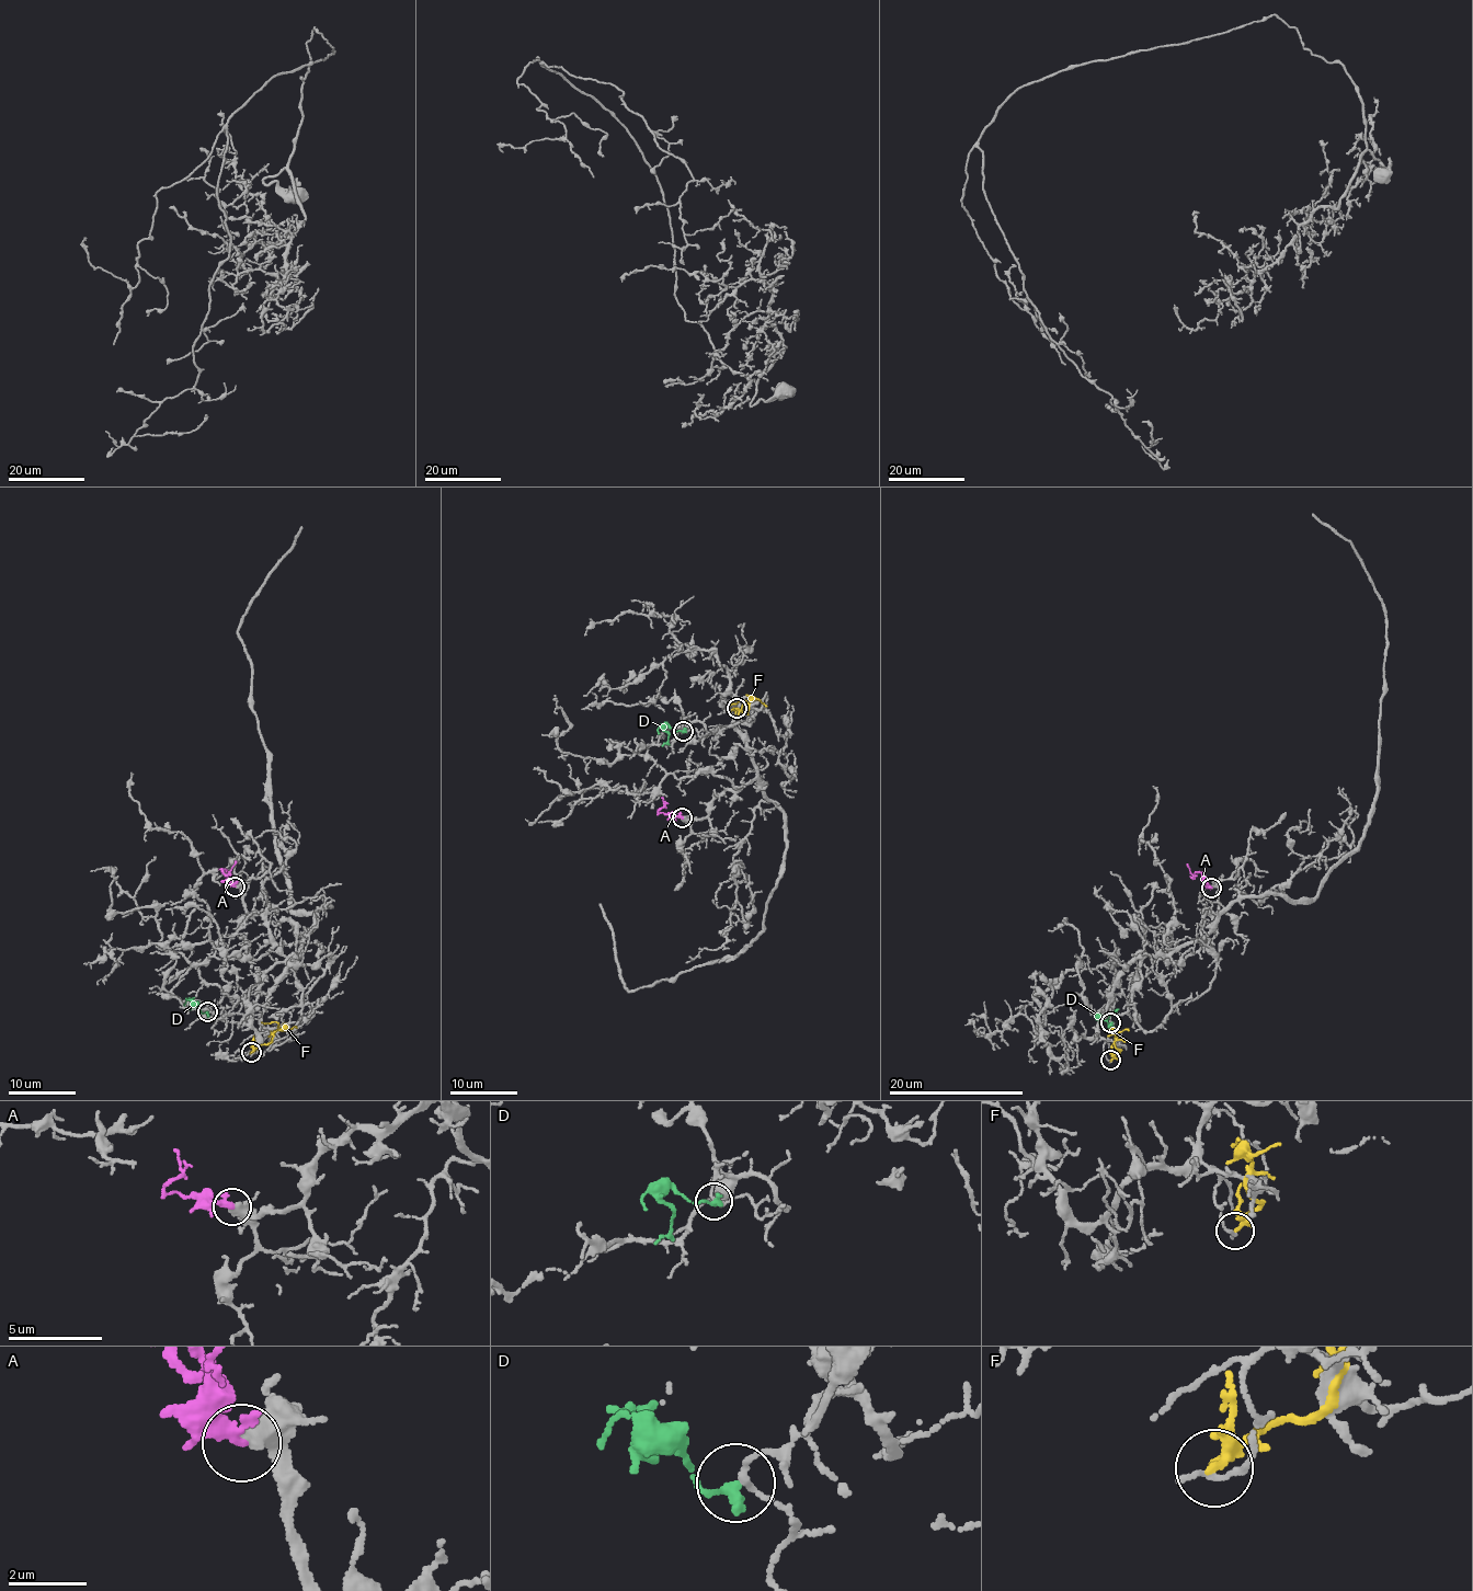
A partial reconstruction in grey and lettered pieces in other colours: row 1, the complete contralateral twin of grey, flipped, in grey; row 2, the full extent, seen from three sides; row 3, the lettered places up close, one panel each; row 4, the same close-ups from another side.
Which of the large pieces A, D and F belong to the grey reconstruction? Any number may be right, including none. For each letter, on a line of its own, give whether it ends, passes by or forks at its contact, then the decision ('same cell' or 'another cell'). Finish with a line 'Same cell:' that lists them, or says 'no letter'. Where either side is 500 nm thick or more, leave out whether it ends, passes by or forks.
A: another cell
D: it ends; another cell
F: it forks; another cell
Same cell: no letter

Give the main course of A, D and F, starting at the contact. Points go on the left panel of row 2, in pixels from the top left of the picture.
A: (233, 885), (225, 870), (220, 870), (226, 874), (236, 860)
D: (208, 1010), (200, 1010), (196, 1005), (193, 1007), (194, 1000), (186, 998)
F: (250, 1053), (271, 1041), (278, 1028), (274, 1021), (261, 1022)

